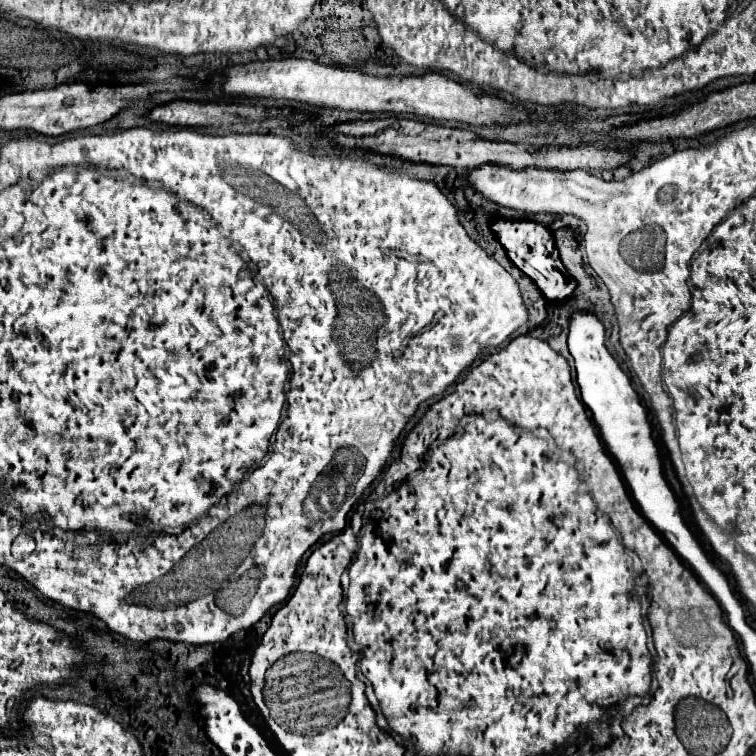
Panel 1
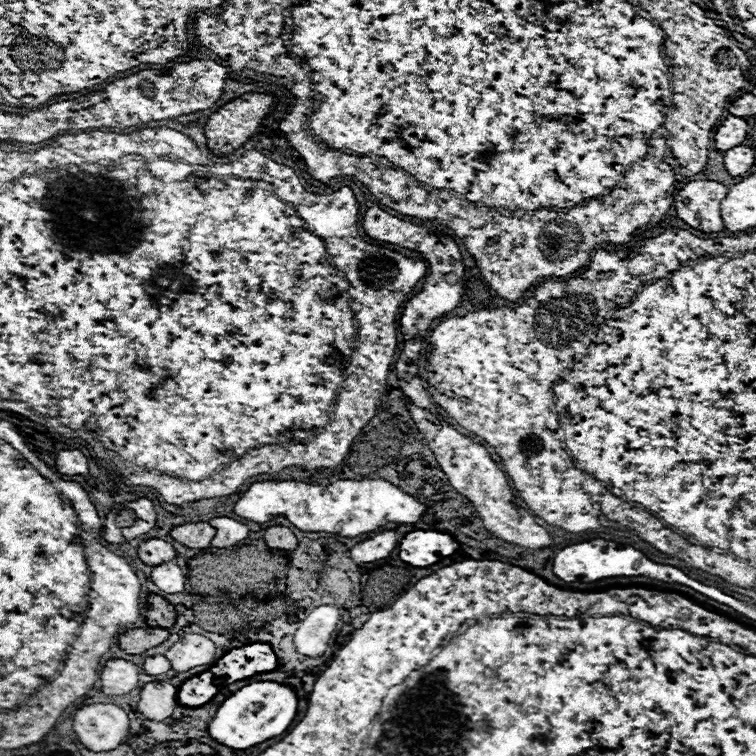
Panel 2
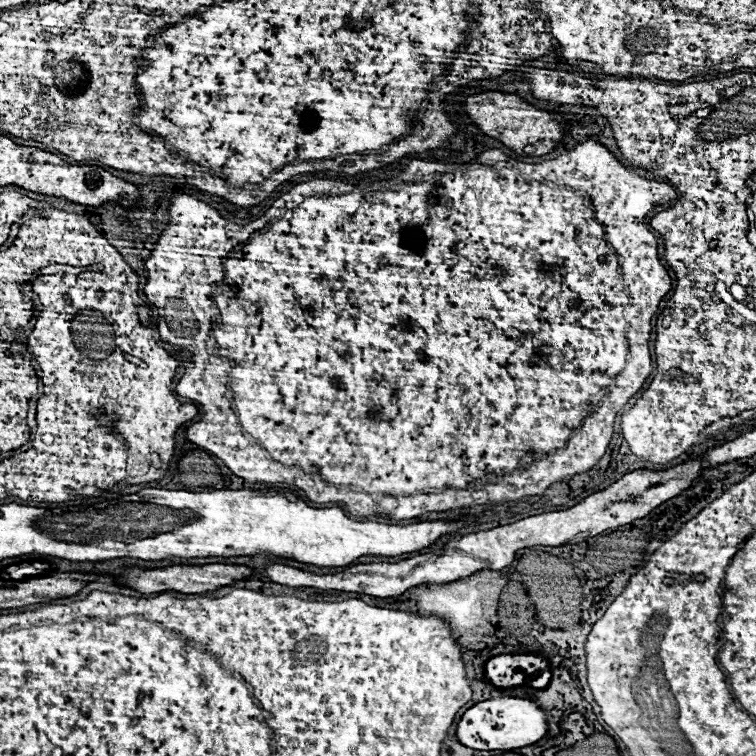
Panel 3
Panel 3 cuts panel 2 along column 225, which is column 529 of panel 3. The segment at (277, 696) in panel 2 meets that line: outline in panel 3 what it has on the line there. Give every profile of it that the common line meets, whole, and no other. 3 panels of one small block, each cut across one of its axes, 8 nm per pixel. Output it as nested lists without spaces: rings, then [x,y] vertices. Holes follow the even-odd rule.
[[[492,698],[468,708],[458,722],[456,738],[472,750],[514,750],[538,742],[546,734],[546,714],[536,702],[524,698]]]

